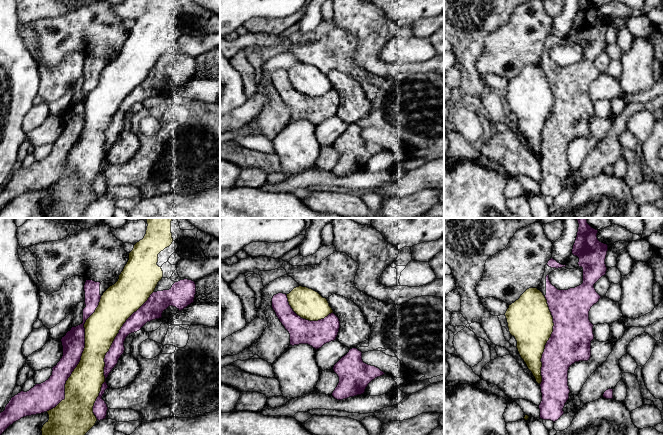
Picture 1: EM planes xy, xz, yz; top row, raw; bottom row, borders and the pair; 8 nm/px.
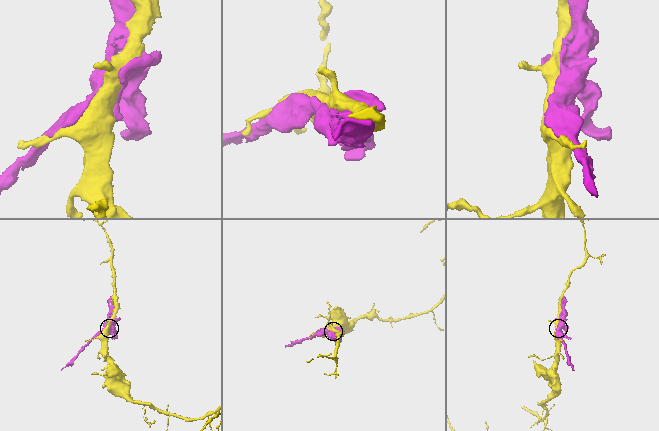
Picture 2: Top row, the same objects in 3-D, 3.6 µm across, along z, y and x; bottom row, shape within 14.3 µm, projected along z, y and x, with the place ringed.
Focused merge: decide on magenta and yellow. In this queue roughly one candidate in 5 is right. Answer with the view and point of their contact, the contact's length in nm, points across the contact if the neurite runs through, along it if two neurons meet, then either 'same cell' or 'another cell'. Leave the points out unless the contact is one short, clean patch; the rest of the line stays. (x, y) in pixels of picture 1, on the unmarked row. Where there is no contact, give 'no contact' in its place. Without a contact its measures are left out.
meets magenta in xy at (105, 131); contact 1150 nm long; another cell

